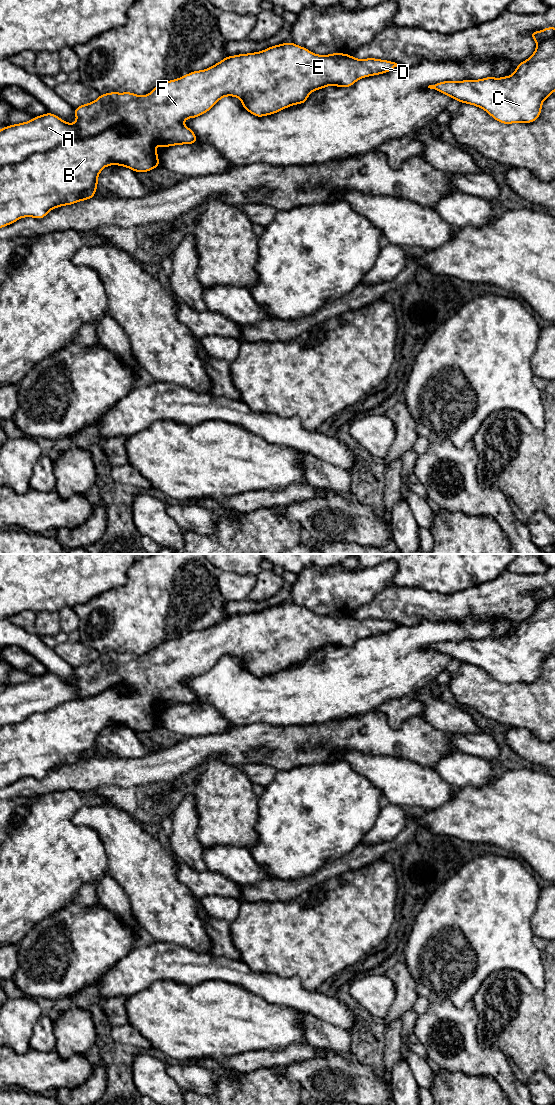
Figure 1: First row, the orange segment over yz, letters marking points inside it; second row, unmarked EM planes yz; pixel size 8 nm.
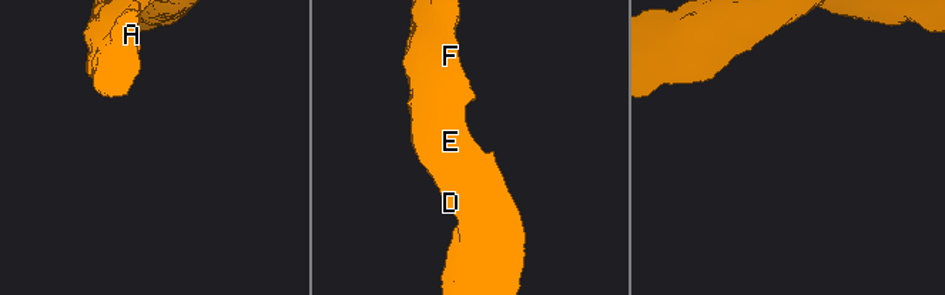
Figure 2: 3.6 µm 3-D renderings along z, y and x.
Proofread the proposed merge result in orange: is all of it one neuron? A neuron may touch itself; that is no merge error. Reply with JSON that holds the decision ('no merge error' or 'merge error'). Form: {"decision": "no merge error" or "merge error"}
{"decision": "no merge error"}

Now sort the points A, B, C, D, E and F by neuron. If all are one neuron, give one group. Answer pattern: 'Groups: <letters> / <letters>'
Groups: A B C D E F

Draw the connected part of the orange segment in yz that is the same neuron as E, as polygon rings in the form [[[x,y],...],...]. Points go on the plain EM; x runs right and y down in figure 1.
[[[289,602],[261,612],[225,617],[206,630],[193,631],[181,638],[162,643],[148,655],[138,656],[131,652],[100,654],[97,660],[74,669],[77,678],[74,684],[48,672],[28,682],[9,685],[0,689],[0,788],[27,776],[42,779],[54,768],[95,757],[97,738],[105,726],[116,724],[135,732],[147,732],[160,727],[154,704],[168,707],[197,703],[195,693],[183,681],[206,673],[222,657],[238,657],[245,670],[256,677],[262,677],[295,664],[303,664],[309,653],[315,650],[329,645],[350,647],[361,638],[383,634],[397,626],[397,623],[387,620],[361,620],[342,613],[317,615]]]

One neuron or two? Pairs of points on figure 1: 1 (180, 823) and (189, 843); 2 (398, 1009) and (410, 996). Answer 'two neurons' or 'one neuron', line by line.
1: one neuron
2: one neuron

